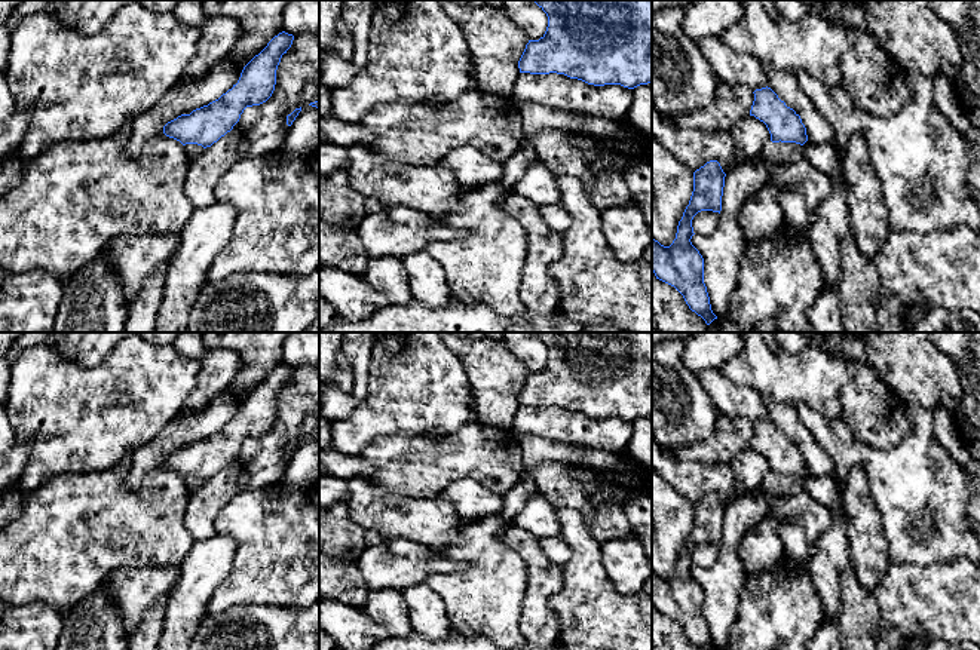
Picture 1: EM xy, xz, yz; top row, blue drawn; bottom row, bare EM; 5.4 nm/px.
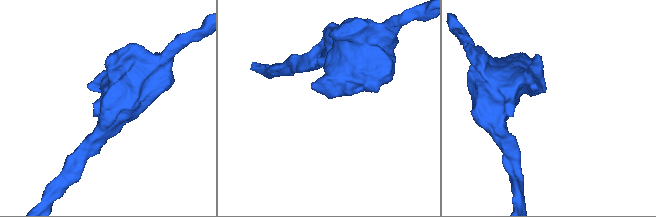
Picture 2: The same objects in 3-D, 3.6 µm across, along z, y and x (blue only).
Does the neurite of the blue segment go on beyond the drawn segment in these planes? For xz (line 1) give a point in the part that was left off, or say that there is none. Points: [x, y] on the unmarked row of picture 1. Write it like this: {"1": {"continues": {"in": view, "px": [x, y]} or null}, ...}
{"1": {"continues": null}}

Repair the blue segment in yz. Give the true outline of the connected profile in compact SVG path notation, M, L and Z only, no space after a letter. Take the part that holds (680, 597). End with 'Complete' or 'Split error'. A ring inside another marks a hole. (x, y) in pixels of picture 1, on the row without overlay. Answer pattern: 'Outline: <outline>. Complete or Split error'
Outline: M710 493L693 505L693 524L682 552L676 571L670 579L652 570L652 604L656 611L674 619L692 644L701 650L717 650L710 637L704 616L704 591L692 577L695 567L693 549L701 543L722 543L725 509L720 496Z. Complete

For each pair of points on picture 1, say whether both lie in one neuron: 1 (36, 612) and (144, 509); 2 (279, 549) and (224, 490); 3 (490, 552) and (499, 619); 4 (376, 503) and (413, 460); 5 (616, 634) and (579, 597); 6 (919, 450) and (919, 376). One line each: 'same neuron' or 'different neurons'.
1: different neurons
2: different neurons
3: same neuron
4: different neurons
5: same neuron
6: different neurons

